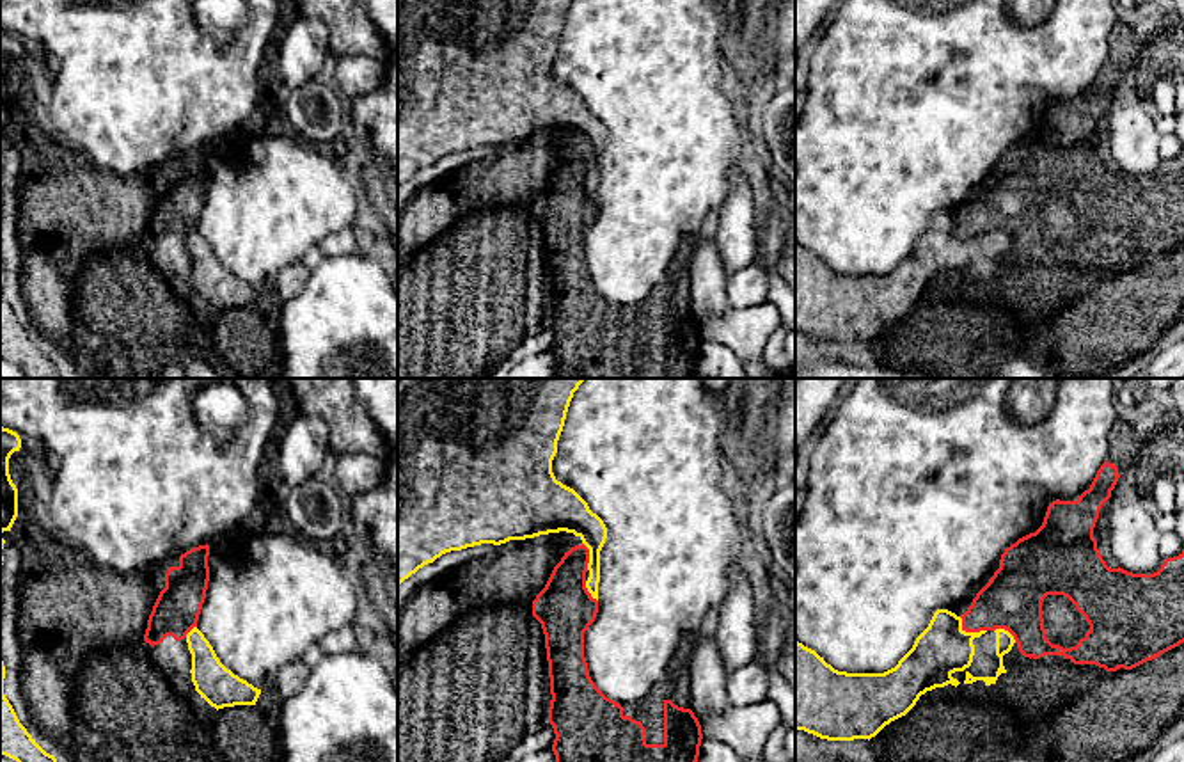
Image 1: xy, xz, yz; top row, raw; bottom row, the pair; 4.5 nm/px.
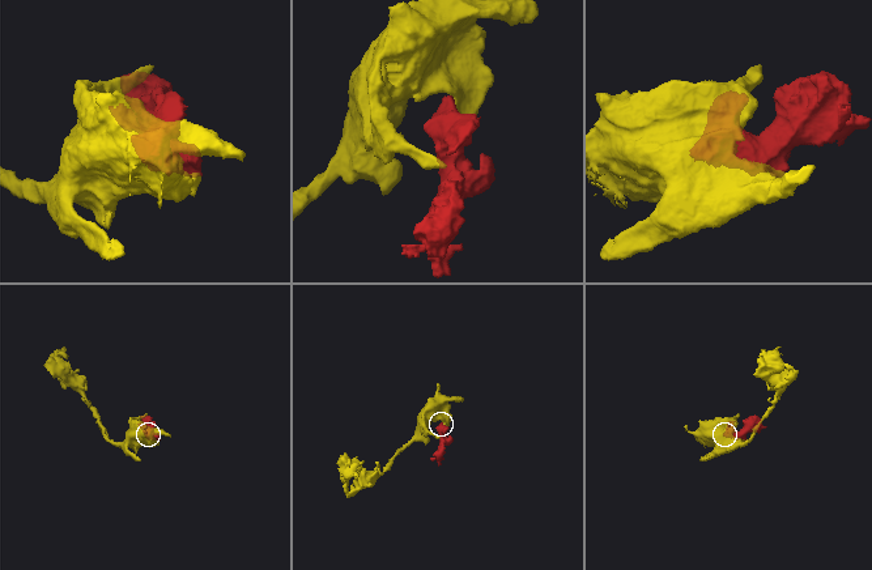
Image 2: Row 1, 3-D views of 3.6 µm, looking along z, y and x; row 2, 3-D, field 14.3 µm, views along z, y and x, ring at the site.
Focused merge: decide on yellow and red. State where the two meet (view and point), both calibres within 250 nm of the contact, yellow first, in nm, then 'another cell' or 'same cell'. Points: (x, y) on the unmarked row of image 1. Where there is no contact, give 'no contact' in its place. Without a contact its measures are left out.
yz (970, 235) | 240/280 nm | another cell

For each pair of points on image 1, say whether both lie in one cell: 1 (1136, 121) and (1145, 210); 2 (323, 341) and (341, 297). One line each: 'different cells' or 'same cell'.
1: different cells
2: same cell

